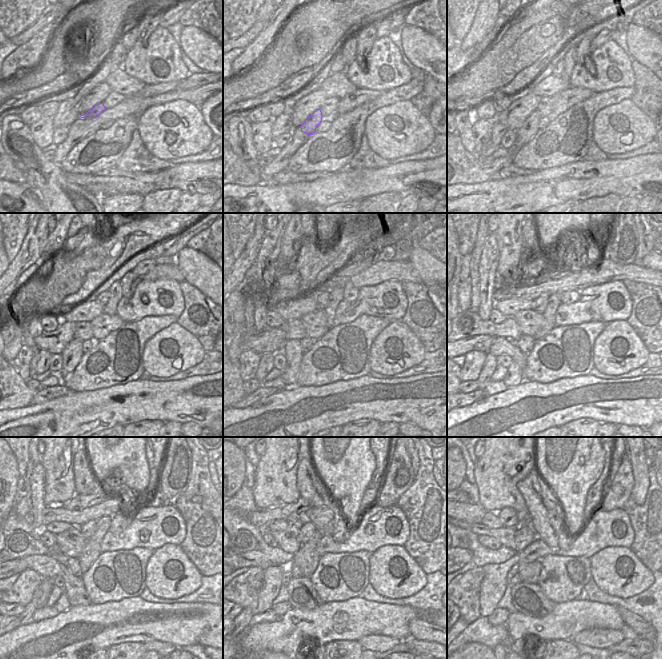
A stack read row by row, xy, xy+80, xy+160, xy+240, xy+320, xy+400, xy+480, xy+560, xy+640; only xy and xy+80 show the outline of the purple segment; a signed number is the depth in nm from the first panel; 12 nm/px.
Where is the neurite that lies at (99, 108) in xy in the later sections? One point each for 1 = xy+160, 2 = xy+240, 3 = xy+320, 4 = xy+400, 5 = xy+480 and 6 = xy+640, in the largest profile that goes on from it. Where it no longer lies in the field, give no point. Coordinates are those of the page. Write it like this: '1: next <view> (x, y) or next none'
1: next xy+160 (530, 128)
2: next xy+240 (72, 353)
3: next xy+320 (292, 350)
4: next xy+400 (513, 377)
5: next xy+480 (62, 604)
6: next xy+640 (499, 616)

